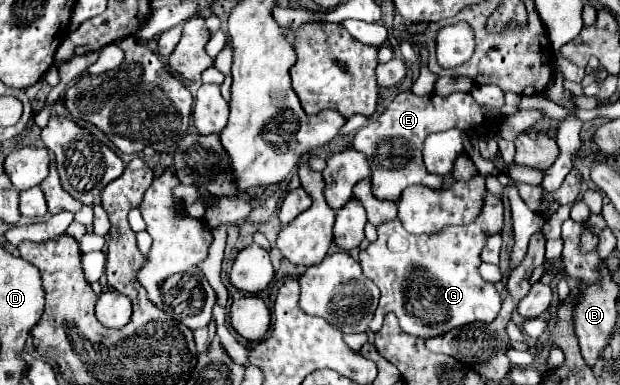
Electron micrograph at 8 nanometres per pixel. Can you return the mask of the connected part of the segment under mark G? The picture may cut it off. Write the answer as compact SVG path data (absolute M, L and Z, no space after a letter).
M489 191L483 193L481 213L471 225L449 225L435 235L408 235L398 218L379 225L377 241L373 241L367 249L359 251L359 259L357 259L363 275L371 279L381 291L379 307L369 323L371 331L377 332L381 328L387 313L395 313L401 329L407 335L419 339L439 337L451 331L453 327L463 327L473 321L483 321L483 323L493 321L501 309L501 297L495 291L493 283L481 279L477 265L481 263L479 253L485 245L487 233L497 233L499 229L503 229L503 199L501 195Z

